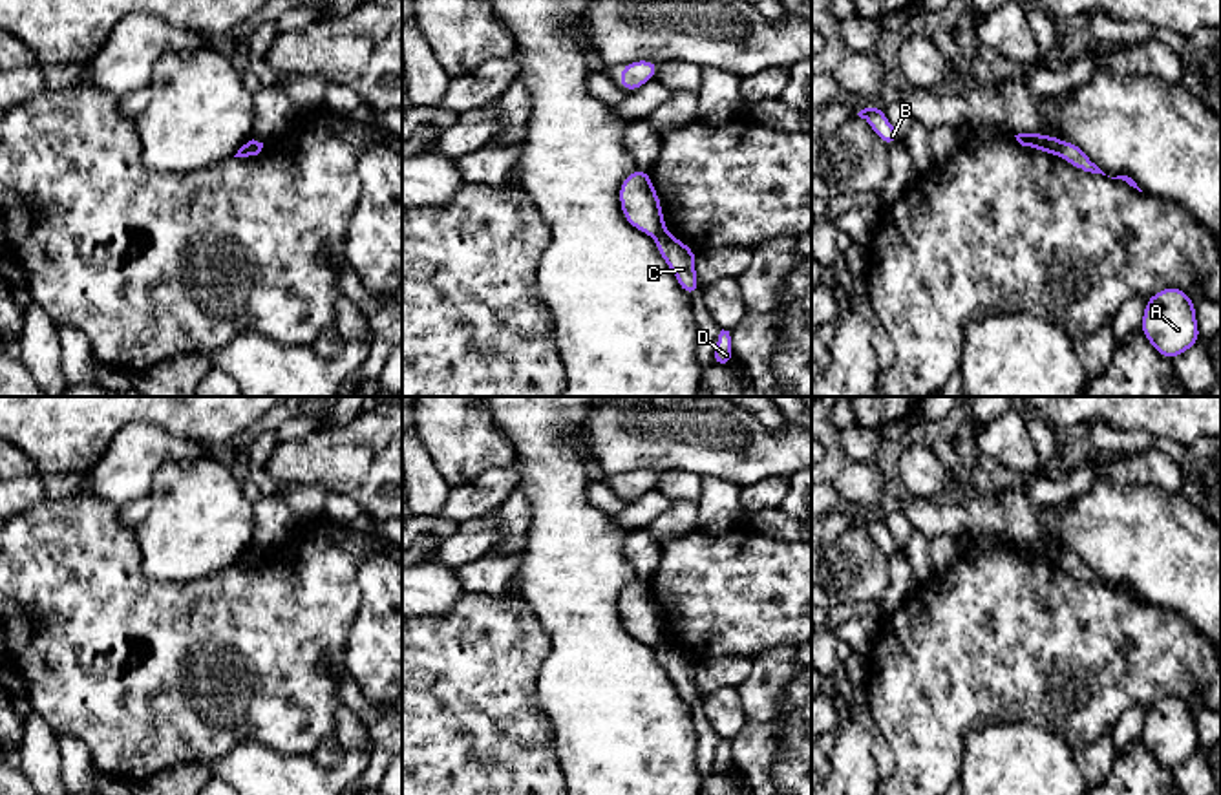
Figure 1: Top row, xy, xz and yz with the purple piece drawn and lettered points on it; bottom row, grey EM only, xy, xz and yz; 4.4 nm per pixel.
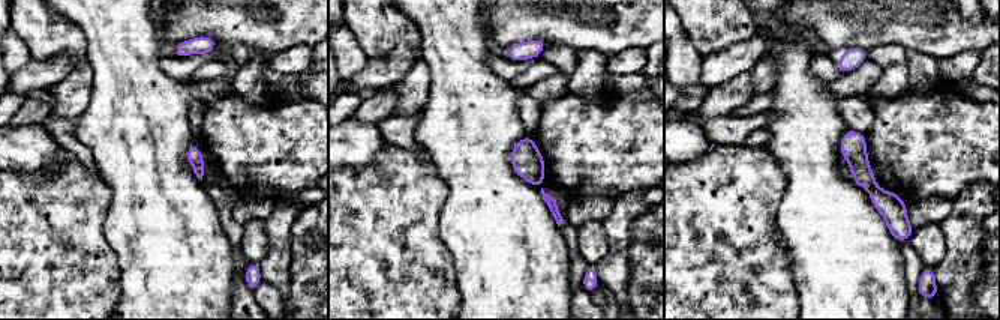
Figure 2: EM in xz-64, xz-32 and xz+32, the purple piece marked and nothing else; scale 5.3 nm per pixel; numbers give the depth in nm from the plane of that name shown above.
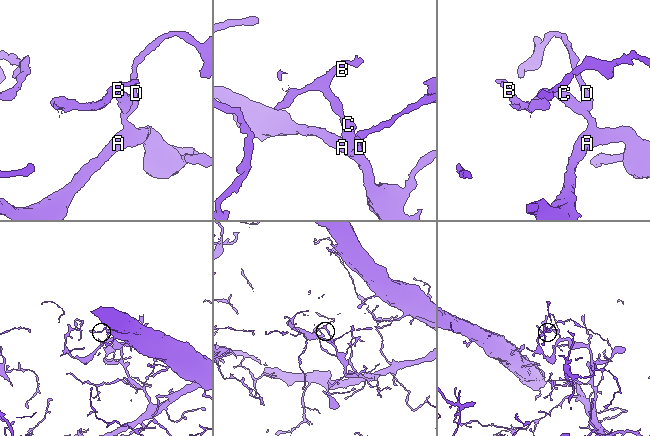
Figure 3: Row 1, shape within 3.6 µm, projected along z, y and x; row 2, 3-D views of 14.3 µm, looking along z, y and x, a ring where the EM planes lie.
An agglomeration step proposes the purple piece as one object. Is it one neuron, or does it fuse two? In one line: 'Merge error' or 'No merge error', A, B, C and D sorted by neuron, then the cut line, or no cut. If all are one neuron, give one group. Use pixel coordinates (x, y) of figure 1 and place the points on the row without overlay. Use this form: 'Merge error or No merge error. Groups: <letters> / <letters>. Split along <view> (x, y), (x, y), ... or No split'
Merge error. Groups: A C D / B. Split along yz (1061, 551), (1057, 563)

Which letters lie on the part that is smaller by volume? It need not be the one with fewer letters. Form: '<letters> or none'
B

